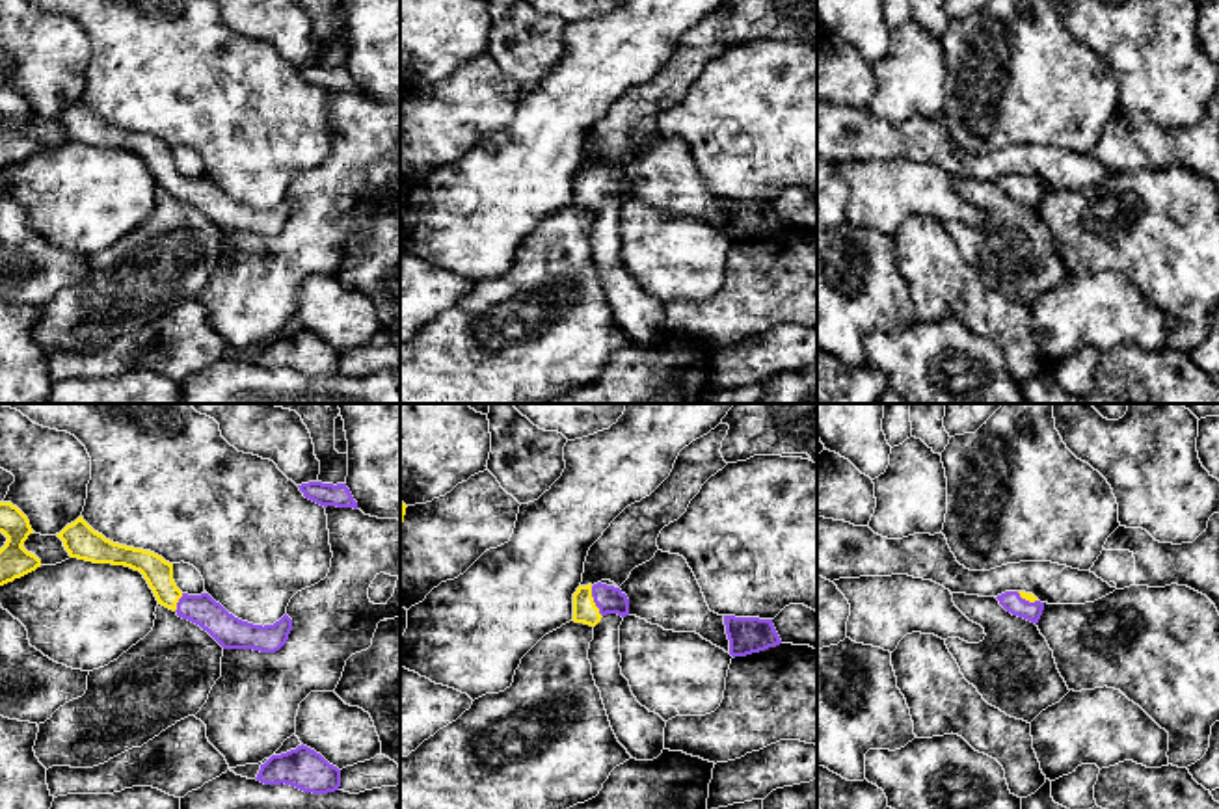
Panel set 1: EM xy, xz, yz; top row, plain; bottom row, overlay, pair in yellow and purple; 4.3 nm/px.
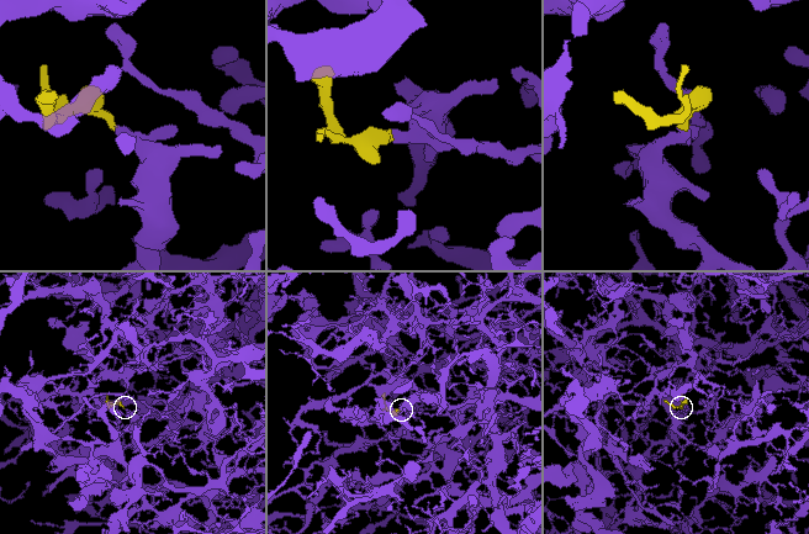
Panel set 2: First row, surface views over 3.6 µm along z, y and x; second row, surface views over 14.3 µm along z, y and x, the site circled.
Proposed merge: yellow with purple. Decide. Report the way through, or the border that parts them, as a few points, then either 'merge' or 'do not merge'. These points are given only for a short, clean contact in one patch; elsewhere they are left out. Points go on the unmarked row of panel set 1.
way xz (585, 194), (592, 185), (609, 183); merge

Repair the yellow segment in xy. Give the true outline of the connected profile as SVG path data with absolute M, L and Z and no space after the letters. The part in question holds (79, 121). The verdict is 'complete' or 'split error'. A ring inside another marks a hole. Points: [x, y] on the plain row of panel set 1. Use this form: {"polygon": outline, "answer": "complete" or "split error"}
{"polygon": "M84 100L67 108L56 117L71 141L125 149L140 154L153 173L158 188L173 193L179 201L188 203L207 214L223 232L253 232L261 236L279 234L292 214L292 203L285 197L274 208L253 208L229 197L208 177L182 177L173 164L173 147L162 139L114 126L95 115Z", "answer": "split error"}

